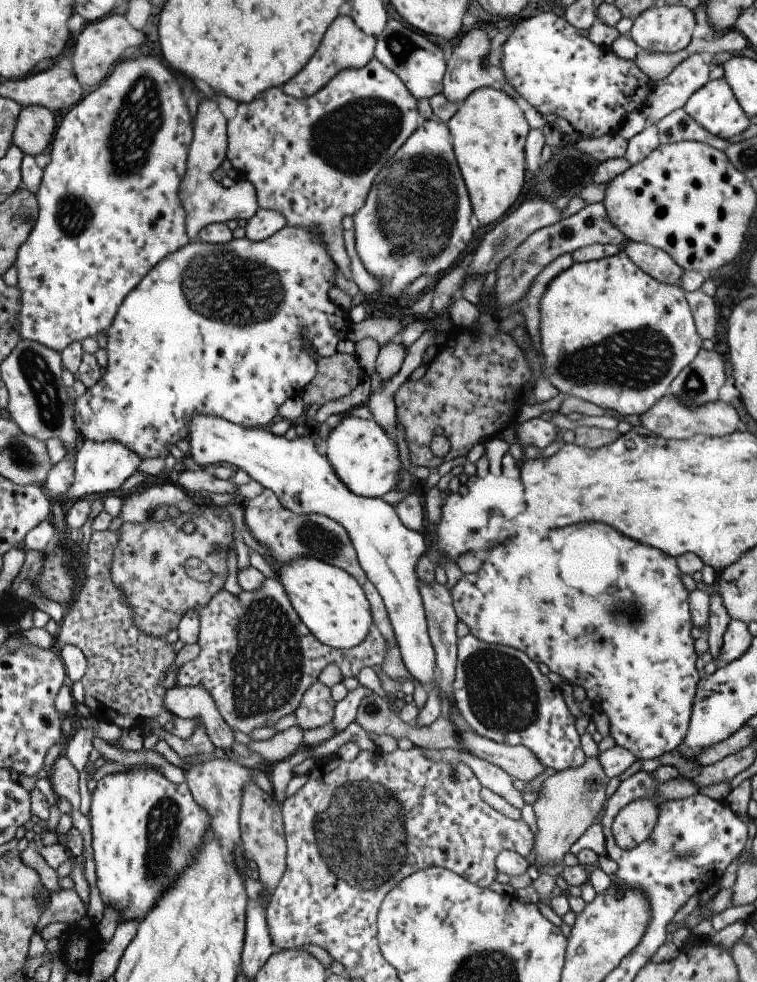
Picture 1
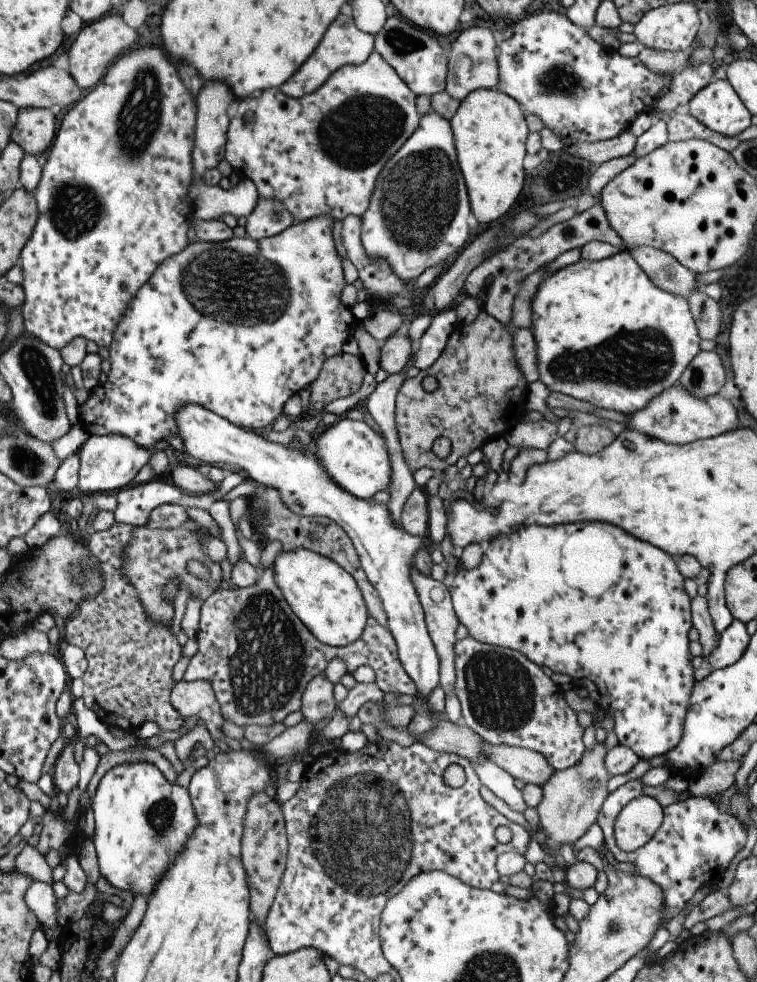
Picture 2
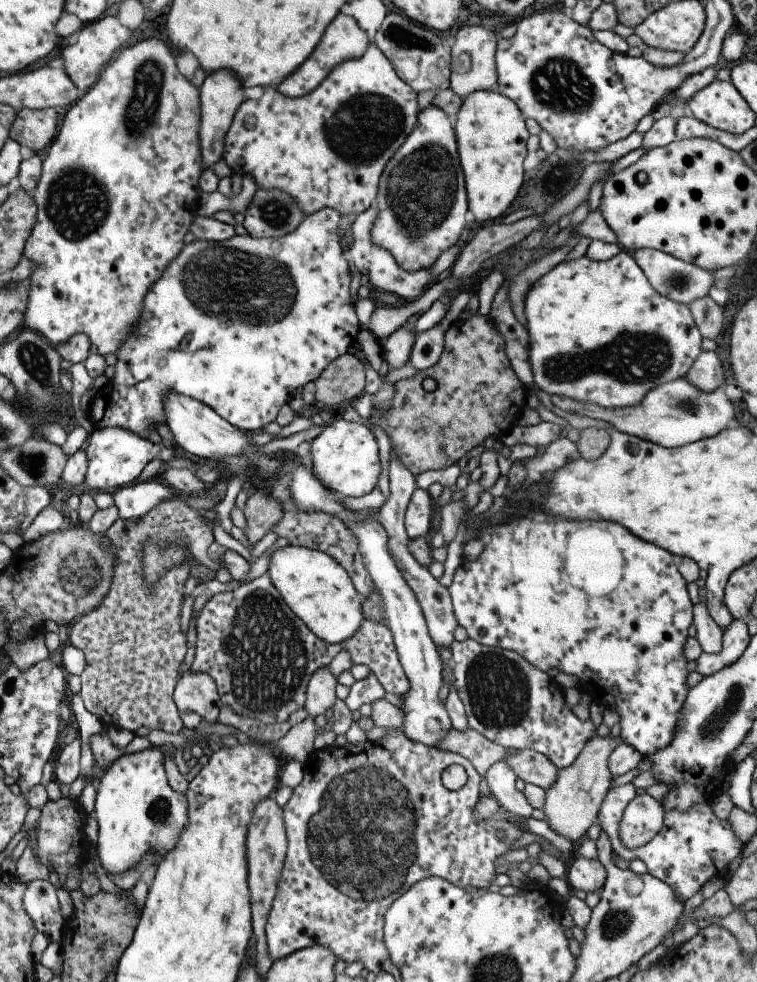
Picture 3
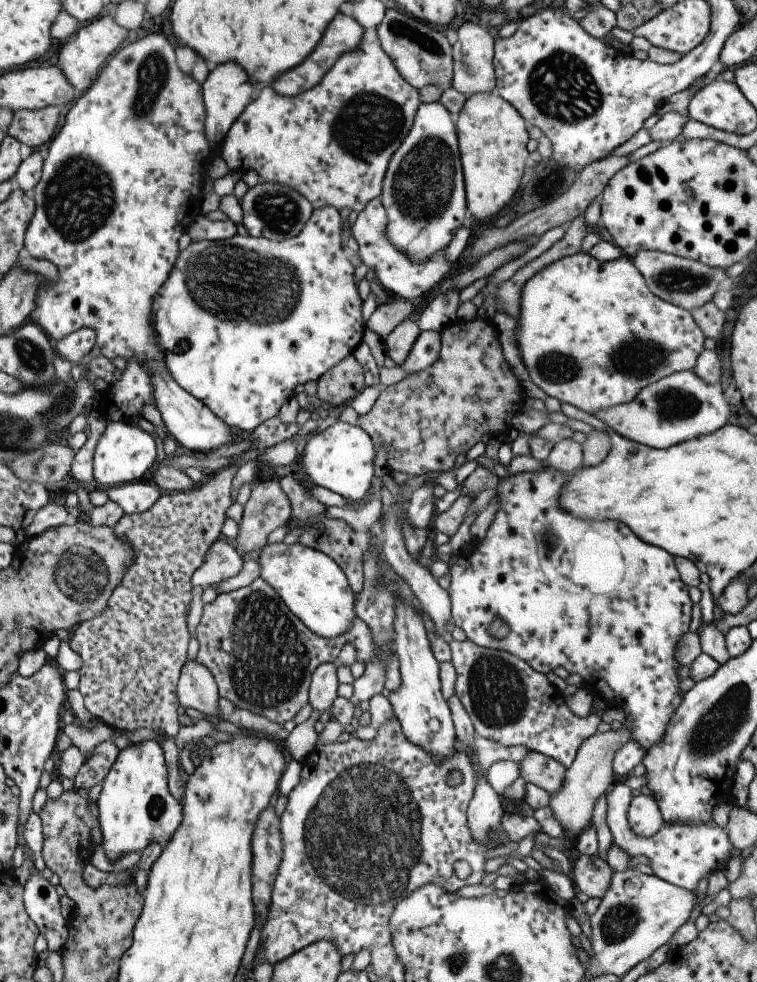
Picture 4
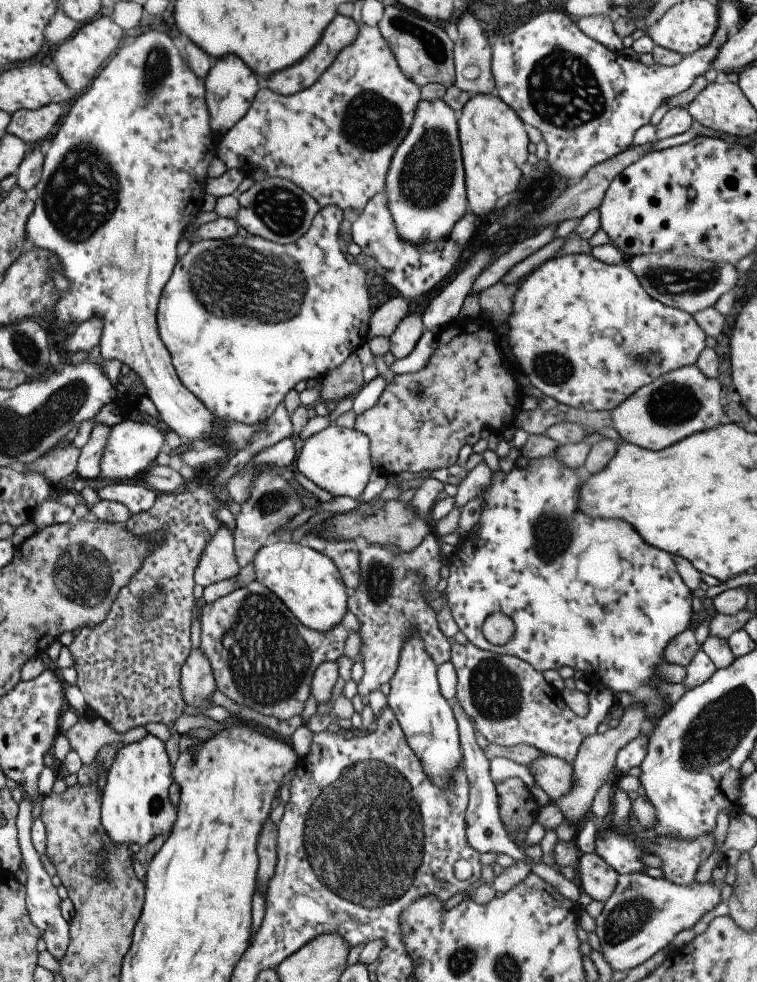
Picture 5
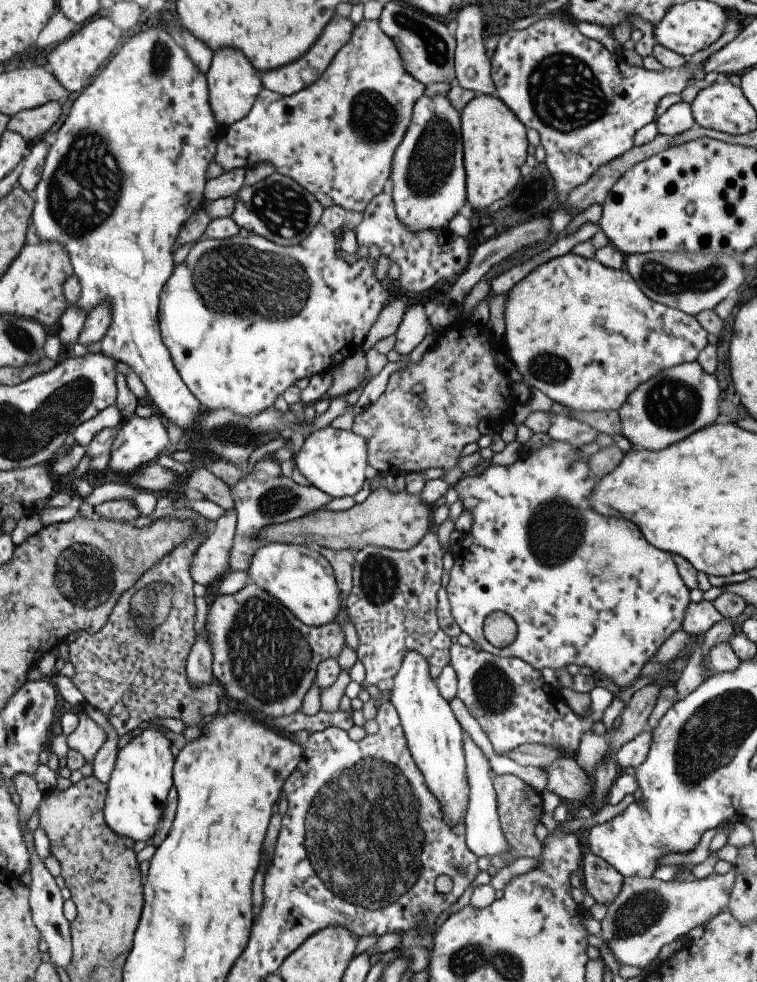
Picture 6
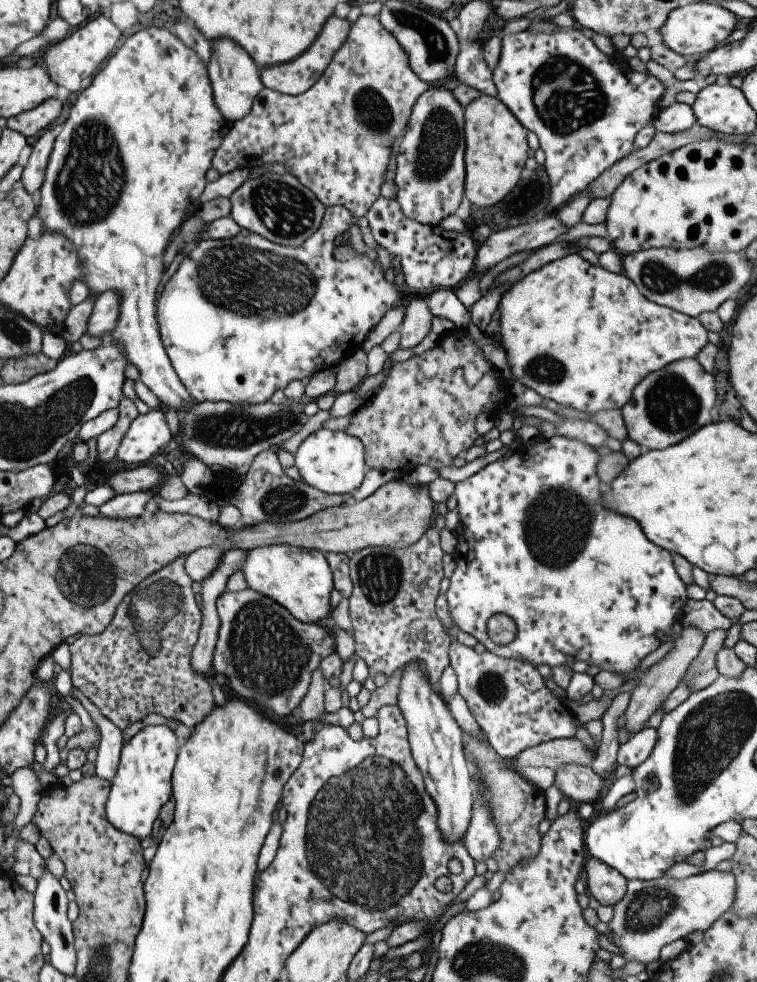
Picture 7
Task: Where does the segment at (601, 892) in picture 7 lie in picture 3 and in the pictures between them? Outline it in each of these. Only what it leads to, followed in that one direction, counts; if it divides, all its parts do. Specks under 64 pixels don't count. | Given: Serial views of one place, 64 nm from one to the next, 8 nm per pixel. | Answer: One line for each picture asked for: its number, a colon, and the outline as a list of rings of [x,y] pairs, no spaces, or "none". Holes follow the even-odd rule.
3: [[[575,858],[573,864],[567,870],[565,876],[567,884],[575,890],[583,892],[599,892],[607,880],[605,866],[599,860],[587,860],[587,858]]]
4: [[[579,856],[567,876],[573,888],[585,892],[589,898],[603,898],[611,886],[613,870],[599,856]]]
5: [[[595,852],[593,854],[583,854],[577,860],[577,868],[579,868],[577,870],[579,880],[575,880],[575,884],[579,886],[579,890],[585,892],[587,896],[591,896],[593,900],[607,902],[609,896],[617,888],[619,874]]]
6: [[[583,852],[583,886],[585,894],[591,894],[595,902],[609,906],[621,892],[623,876],[605,860],[591,852]]]

